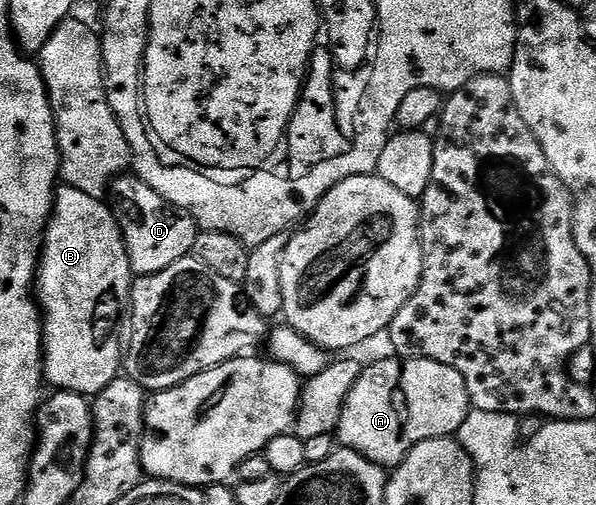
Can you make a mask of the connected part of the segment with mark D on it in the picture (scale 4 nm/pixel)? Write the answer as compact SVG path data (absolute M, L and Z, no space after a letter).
M126 172L113 181L111 187L111 209L117 215L121 232L125 235L125 247L129 263L134 275L163 272L163 268L171 268L181 258L192 255L193 245L199 233L199 227L192 214L173 206L155 192L136 173Z

